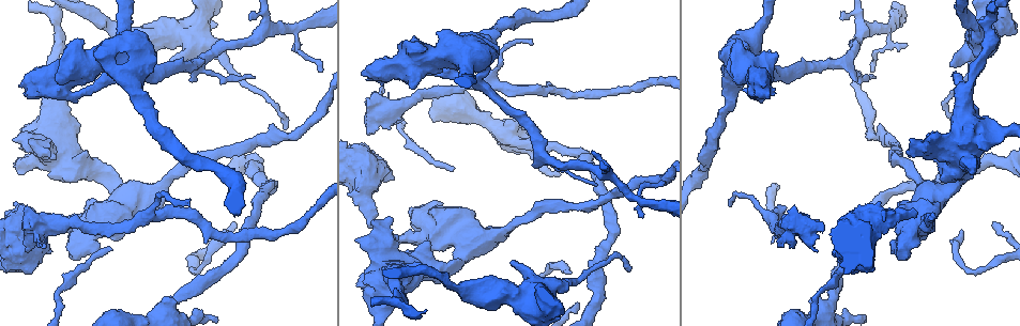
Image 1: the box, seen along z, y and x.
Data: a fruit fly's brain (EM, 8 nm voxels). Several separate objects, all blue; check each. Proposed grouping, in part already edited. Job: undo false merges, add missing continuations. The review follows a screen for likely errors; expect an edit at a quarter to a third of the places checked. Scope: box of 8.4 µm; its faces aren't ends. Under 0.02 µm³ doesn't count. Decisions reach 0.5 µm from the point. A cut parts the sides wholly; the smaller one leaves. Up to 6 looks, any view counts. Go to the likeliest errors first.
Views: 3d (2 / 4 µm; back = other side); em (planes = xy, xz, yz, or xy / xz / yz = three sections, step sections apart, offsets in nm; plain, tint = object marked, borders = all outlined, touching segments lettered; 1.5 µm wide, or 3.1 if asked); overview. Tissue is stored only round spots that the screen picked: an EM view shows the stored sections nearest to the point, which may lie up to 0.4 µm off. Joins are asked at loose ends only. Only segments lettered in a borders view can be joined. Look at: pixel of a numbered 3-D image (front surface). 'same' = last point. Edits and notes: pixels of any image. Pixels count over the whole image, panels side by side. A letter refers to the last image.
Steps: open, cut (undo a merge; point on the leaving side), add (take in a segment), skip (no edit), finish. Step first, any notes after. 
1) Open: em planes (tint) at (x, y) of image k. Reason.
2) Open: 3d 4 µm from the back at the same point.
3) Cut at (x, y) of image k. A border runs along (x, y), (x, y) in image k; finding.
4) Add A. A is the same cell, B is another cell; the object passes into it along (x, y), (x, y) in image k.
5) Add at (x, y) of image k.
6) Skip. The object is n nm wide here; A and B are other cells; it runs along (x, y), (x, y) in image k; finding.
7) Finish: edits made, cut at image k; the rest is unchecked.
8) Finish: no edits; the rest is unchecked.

Open: em xy step 8 (borders) at (567, 268) of image 1. End of a long branch.

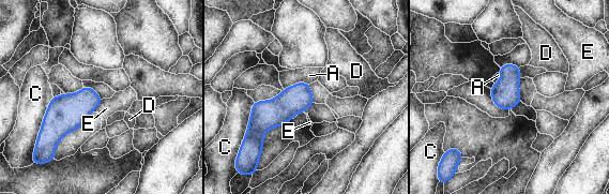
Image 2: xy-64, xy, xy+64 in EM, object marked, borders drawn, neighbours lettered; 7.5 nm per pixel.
Skip. The object is 180 nm wide here; A, C, D and E are other cells; a border runs along (103, 99), (93, 110) in image 2; no lettered segment goes on from it.

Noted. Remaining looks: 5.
Open: 3d 2 µm at (189, 199) of image 1. Tapers out.

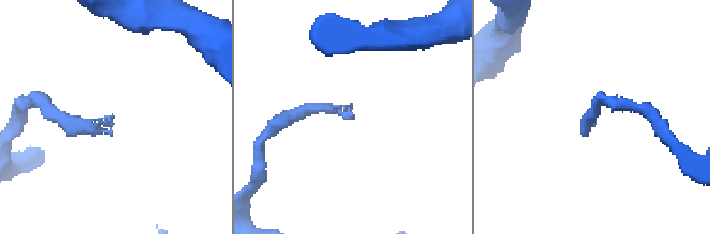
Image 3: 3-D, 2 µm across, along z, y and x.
Open: em xy step 8 (borders) at (108, 117) of image 3.

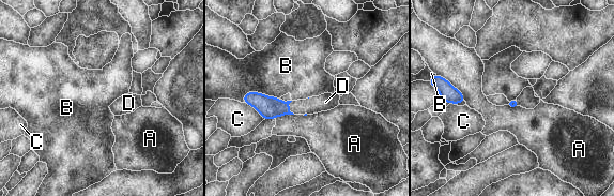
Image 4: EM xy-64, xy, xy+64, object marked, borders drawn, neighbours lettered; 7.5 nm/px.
Add D. The longest contact is with B, 280 nm; D is the same cell, A, B and C are other cells; the object passes into it along (270, 107), (289, 108), (312, 105) in image 4; it goes on there.

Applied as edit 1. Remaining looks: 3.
Open: 3d 4 µm at (391, 220) of image 1. Thick end.

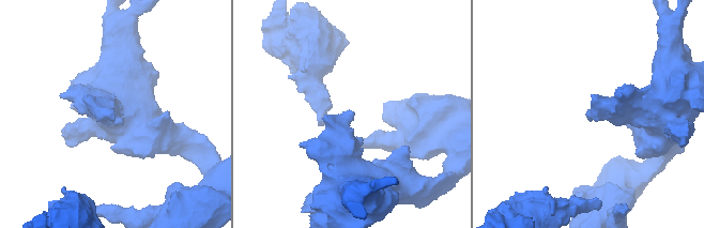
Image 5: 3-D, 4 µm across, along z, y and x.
Open: em planes (borders) at (589, 115) of image 5. Need the tissue.

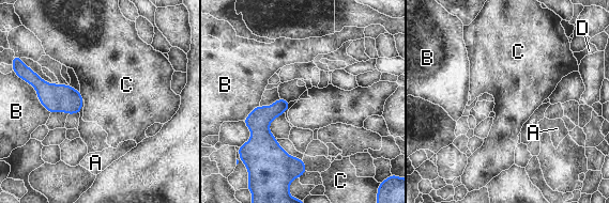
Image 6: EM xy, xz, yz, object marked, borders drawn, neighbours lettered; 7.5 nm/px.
Skip. A, B, C and D are other cells; a border runs along (79, 92), (84, 98) in image 6; no lettered segment goes on from it.

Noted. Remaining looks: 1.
Finish: edits made, add at image 4; the rest is unchecked.

